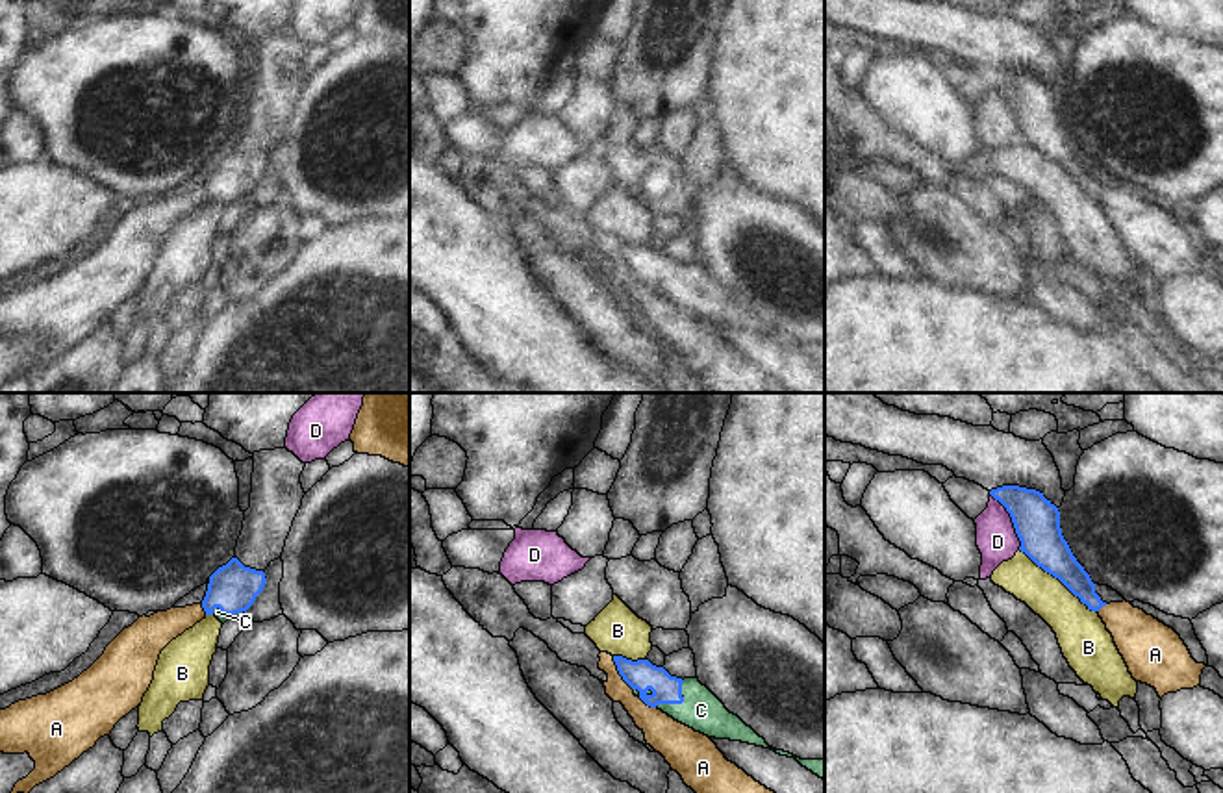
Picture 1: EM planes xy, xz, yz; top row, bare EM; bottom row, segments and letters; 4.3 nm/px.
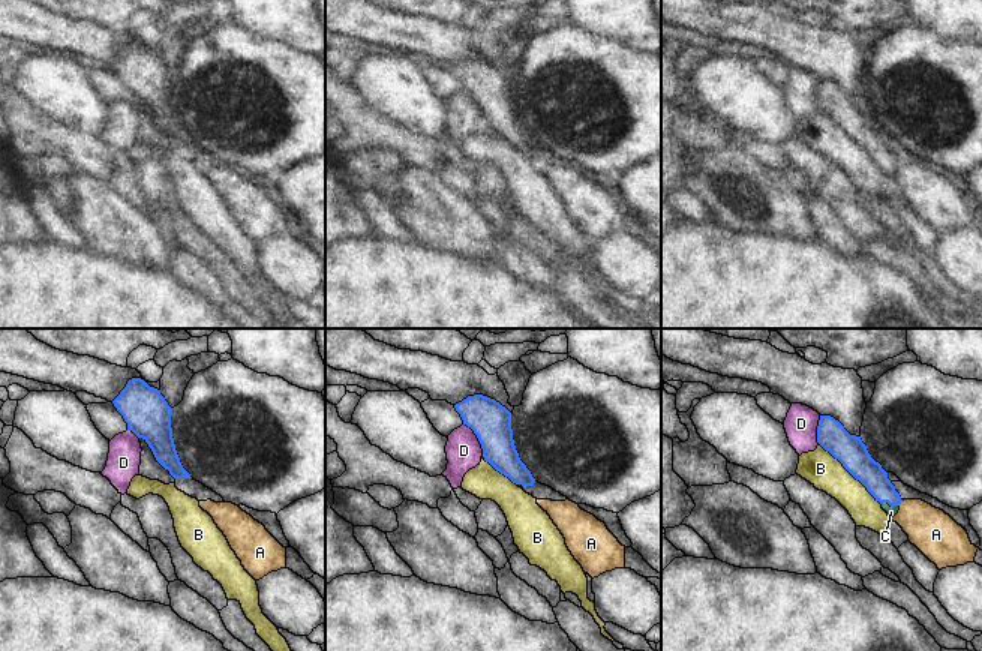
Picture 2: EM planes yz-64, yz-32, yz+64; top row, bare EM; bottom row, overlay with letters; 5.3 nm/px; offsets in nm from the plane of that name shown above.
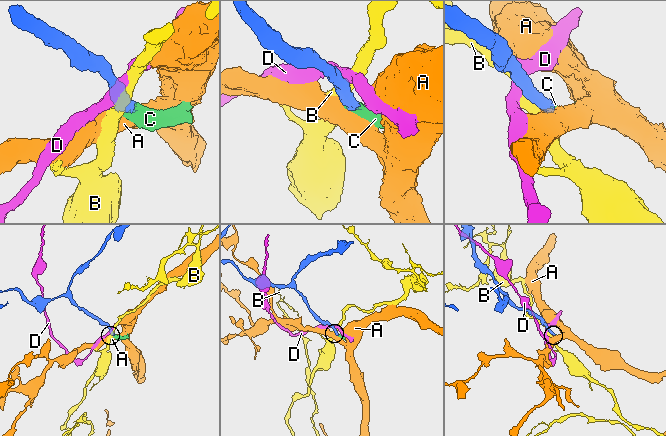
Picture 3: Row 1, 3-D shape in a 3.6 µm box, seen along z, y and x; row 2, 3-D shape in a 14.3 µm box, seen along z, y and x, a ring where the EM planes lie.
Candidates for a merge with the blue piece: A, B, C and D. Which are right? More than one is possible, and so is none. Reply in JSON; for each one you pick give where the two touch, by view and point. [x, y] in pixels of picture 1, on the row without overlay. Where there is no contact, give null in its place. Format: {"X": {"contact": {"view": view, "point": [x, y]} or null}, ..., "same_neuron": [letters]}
{"C": {"contact": {"view": "xz", "point": [679, 288]}}, "same_neuron": ["C"]}

